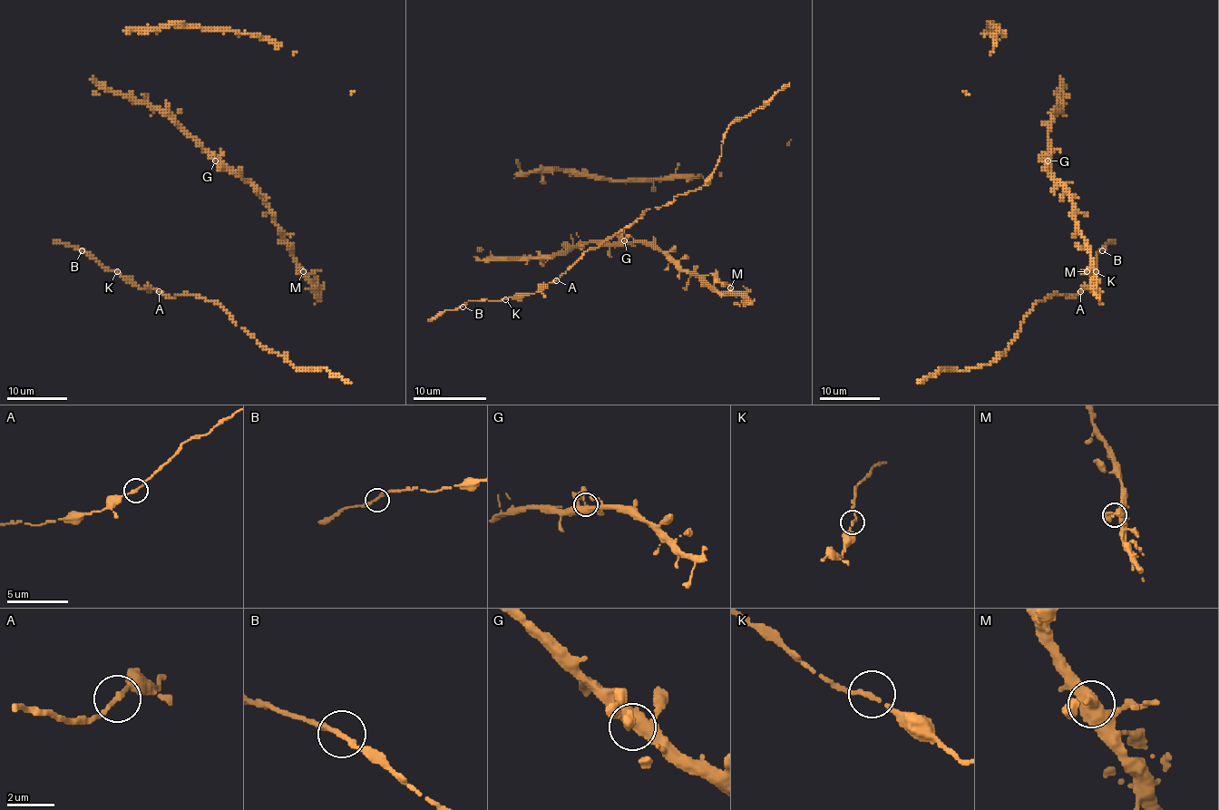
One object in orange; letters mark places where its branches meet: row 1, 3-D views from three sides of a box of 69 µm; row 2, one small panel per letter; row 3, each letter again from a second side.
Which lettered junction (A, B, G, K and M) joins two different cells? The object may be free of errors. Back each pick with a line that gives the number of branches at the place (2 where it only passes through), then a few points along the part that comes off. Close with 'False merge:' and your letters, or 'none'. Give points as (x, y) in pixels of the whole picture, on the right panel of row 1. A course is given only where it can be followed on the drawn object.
False merge: none

